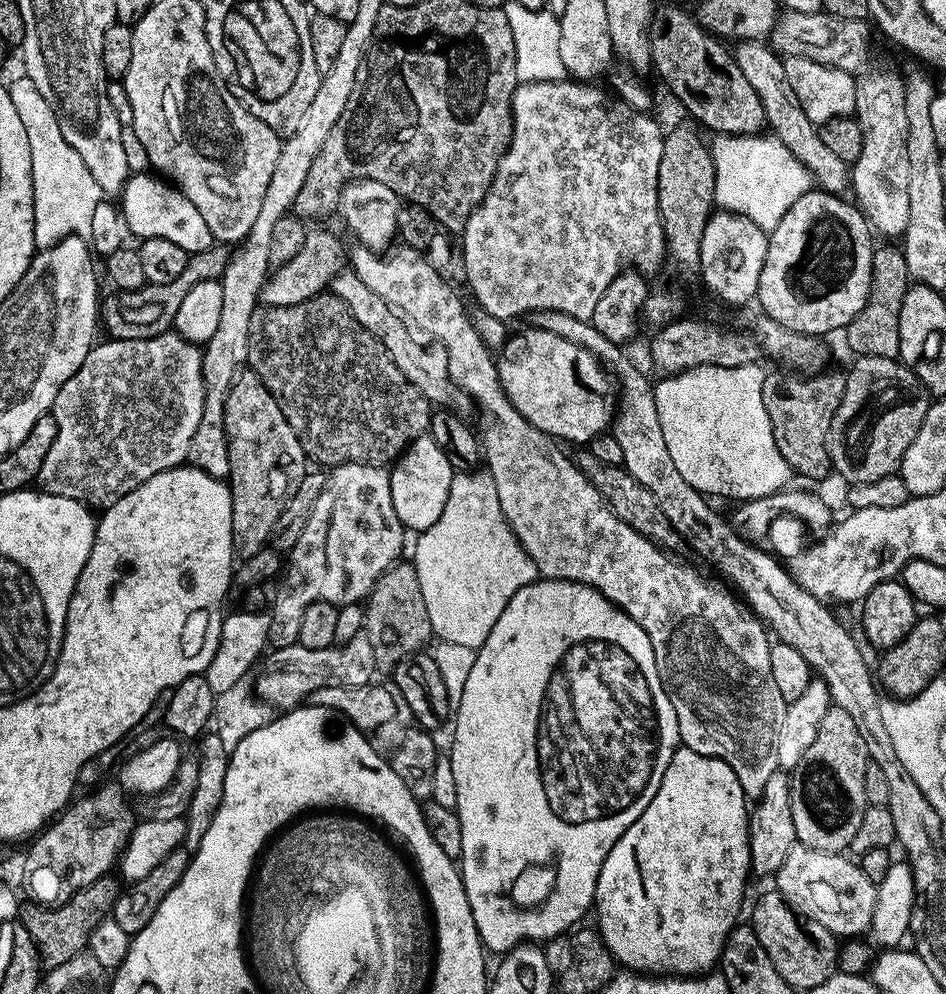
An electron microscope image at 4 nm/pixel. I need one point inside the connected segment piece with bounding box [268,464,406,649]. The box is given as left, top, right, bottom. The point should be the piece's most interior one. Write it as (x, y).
(353, 535)

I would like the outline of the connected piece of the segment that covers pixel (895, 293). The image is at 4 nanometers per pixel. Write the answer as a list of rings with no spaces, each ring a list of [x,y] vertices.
[[[899,247],[872,250],[872,289],[866,306],[848,323],[848,348],[857,357],[897,359],[900,354],[898,338],[898,314],[902,314],[902,298],[906,298],[910,287],[906,258]]]

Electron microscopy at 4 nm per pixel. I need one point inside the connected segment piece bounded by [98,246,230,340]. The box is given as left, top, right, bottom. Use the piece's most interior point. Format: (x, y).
(151, 310)

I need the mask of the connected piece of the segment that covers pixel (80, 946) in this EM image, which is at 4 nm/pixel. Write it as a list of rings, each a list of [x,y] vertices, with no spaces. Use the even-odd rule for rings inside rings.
[[[111,875],[101,876],[90,886],[74,893],[64,904],[49,906],[28,902],[25,908],[23,905],[19,909],[19,923],[34,938],[40,963],[45,969],[62,966],[62,962],[70,962],[70,958],[87,949],[94,926],[109,919],[114,902],[122,891],[121,885],[116,885],[112,879]]]

